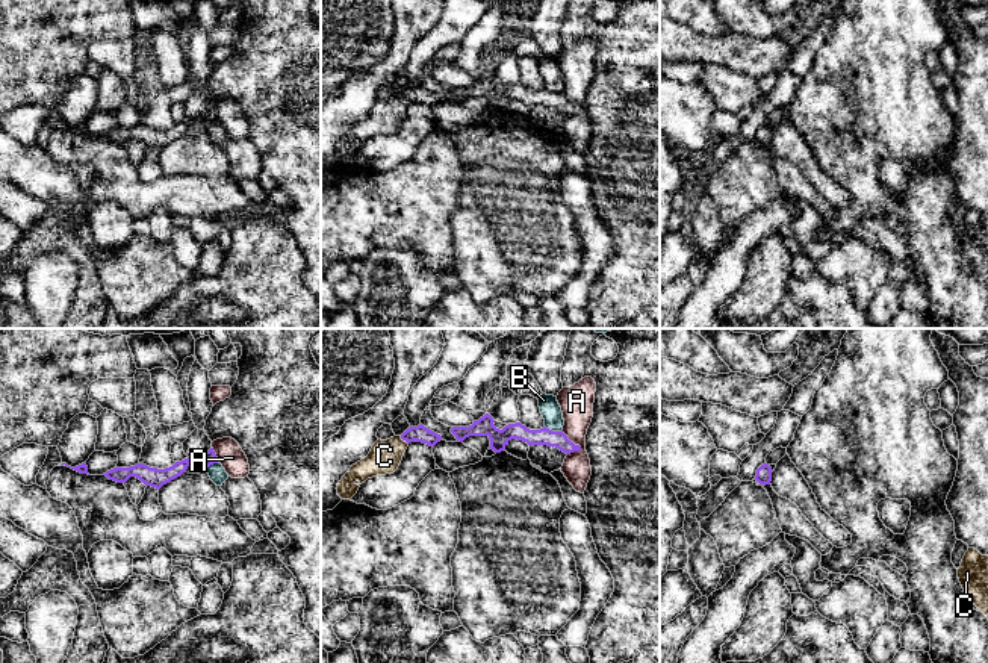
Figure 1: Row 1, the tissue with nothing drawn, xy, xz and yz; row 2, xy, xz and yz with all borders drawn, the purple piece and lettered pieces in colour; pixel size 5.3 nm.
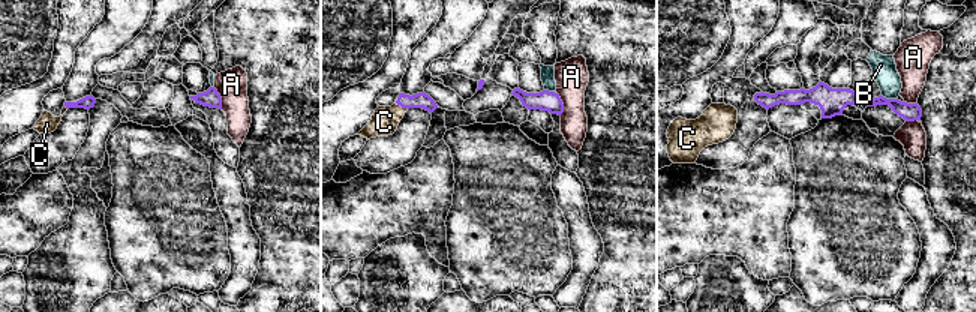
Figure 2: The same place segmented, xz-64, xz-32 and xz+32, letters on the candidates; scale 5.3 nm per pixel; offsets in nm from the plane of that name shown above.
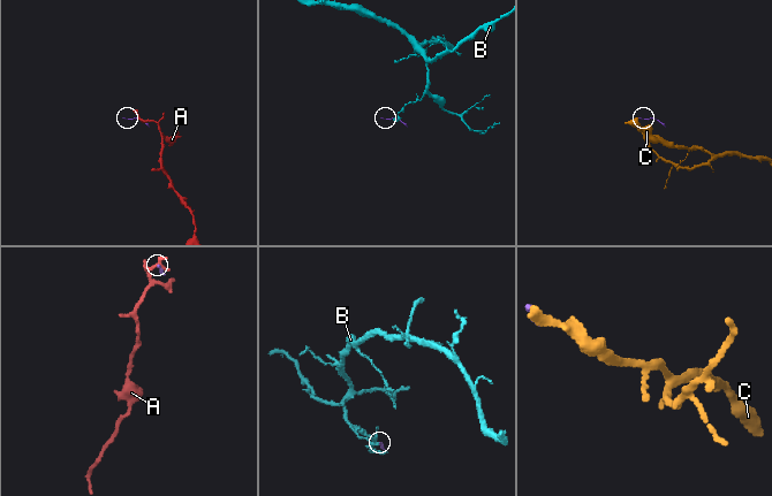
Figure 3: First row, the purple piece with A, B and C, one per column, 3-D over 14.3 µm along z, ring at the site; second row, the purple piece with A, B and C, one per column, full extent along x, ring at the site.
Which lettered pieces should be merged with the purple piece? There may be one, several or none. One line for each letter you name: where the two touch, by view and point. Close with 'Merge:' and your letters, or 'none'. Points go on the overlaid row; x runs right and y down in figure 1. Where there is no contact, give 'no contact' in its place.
C: xz (404, 439)
Merge: C

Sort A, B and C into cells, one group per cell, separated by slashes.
A / B / C

